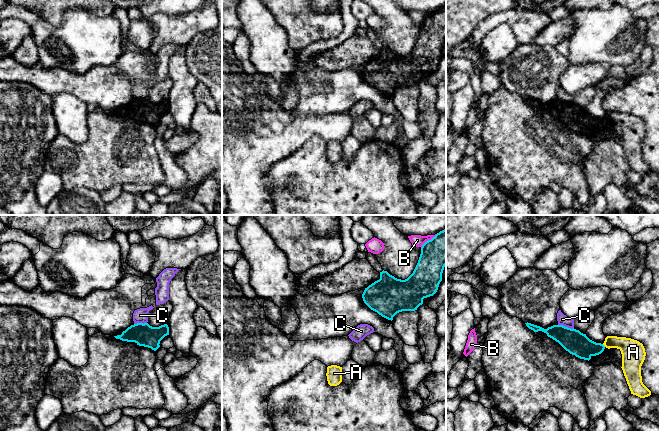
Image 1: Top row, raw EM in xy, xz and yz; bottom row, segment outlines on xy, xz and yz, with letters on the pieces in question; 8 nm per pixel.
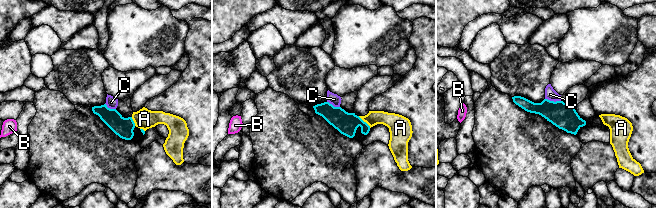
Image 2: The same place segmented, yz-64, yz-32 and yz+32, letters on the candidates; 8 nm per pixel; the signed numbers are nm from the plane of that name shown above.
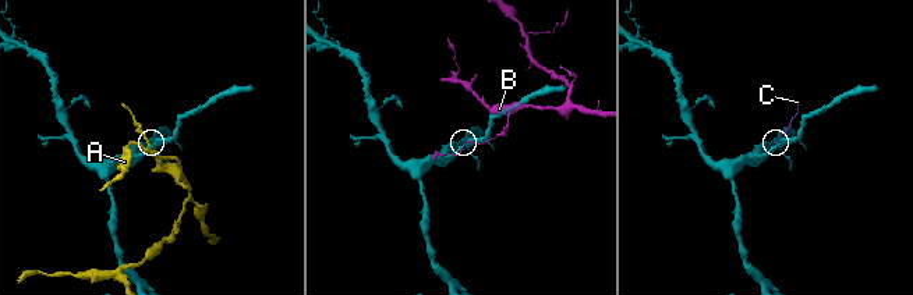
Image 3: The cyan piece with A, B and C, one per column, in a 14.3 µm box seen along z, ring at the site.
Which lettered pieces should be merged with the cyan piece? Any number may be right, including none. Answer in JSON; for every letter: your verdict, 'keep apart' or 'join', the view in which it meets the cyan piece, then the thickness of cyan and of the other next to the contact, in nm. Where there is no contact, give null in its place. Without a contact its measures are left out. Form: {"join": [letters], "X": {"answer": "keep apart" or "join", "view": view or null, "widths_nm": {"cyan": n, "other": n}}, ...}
{"join": [], "A": {"answer": "keep apart", "view": "yz", "widths_nm": {"cyan": 190, "other": 190}}, "B": {"answer": "keep apart", "view": "xz", "widths_nm": {"cyan": 260, "other": 100}}, "C": {"answer": "keep apart", "view": "yz", "widths_nm": {"cyan": 190, "other": 90}}}

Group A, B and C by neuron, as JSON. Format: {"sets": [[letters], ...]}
{"sets": [["A"], ["B"], ["C"]]}

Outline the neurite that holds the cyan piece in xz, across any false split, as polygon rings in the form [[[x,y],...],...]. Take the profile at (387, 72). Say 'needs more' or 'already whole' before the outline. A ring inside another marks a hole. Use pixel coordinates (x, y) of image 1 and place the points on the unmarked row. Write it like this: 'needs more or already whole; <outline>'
already whole; [[[446,5],[422,21],[418,39],[407,55],[397,55],[383,46],[380,55],[365,64],[363,77],[392,97],[399,88],[417,86],[424,74],[437,68],[445,42]]]

